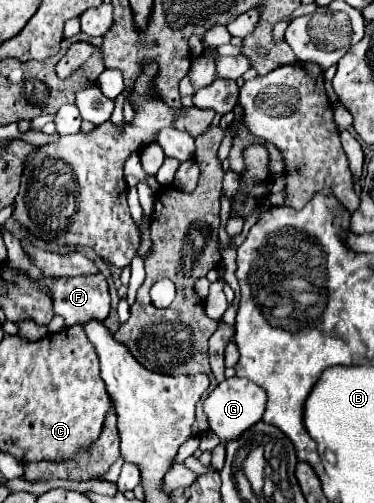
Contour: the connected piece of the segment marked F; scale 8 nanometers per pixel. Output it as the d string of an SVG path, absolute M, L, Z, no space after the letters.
M101 273L87 277L43 279L53 293L55 313L71 325L85 325L85 321L105 321L111 309L107 281Z

